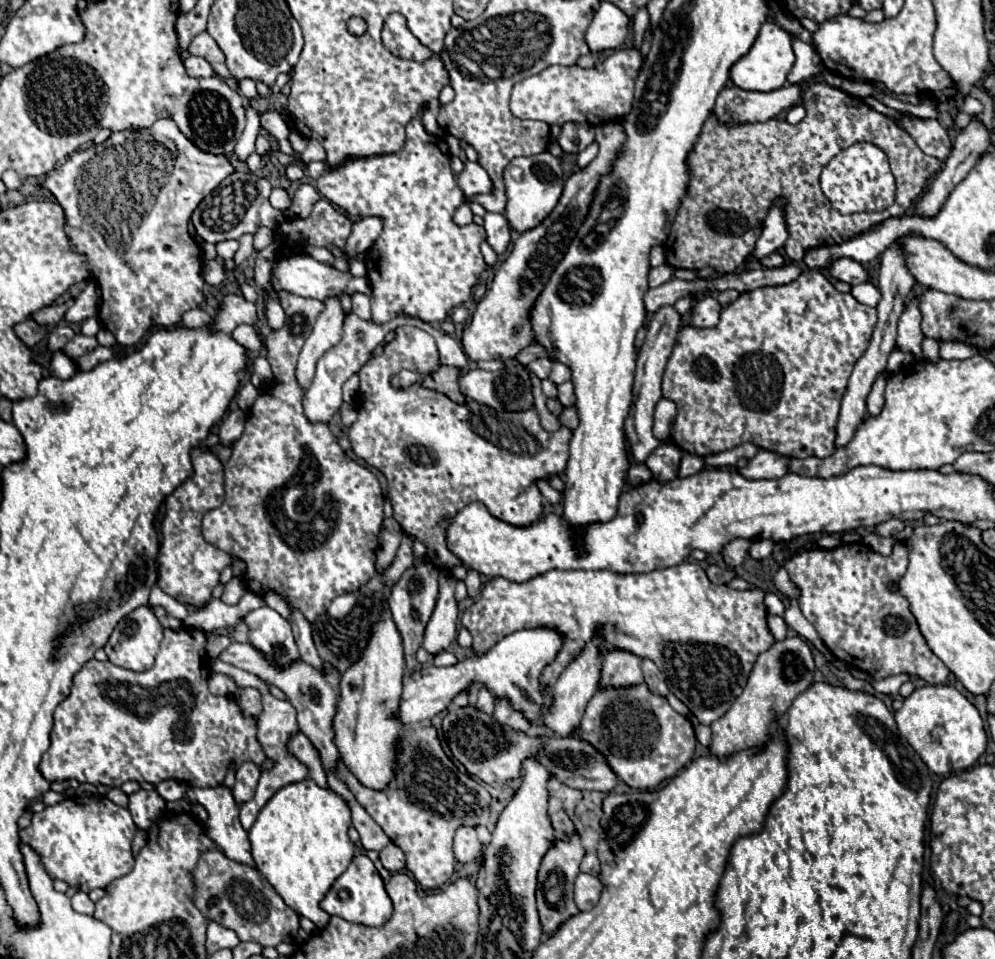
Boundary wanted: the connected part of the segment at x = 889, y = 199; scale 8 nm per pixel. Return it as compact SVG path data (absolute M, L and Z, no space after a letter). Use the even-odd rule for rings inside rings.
M856 143L846 151L840 151L822 171L820 187L832 207L840 213L858 213L858 211L882 211L894 203L896 183L890 171L886 153L872 143Z

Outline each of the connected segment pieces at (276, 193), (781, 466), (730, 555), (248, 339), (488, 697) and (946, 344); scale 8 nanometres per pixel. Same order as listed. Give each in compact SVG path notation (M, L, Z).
M276 187L276 189L272 189L270 203L272 203L272 207L274 207L274 209L284 211L284 209L288 209L288 207L290 207L290 203L292 203L292 201L290 201L290 195L288 195L288 191L286 191L286 189Z
M760 449L746 467L740 467L736 471L740 471L740 475L744 475L746 479L780 479L788 473L788 457Z
M734 539L734 541L730 541L730 543L724 547L724 551L722 551L722 557L724 557L726 565L728 565L728 567L740 567L742 561L744 561L744 555L746 555L746 551L748 551L748 547L750 547L750 541L744 541L744 539Z
M240 325L240 327L234 331L234 339L236 339L240 345L244 345L248 351L252 351L252 353L260 353L260 349L262 349L262 341L260 341L256 329L250 327L250 325Z
M480 687L476 707L482 709L482 711L486 711L486 713L492 713L494 711L494 697L492 697L492 693L486 687Z
M942 341L940 343L940 357L942 359L968 359L976 353L978 351L974 347L970 347L968 343L960 343L960 341Z

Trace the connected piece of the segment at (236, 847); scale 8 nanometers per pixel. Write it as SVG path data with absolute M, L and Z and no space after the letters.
M216 785L216 787L206 787L206 789L200 789L200 787L190 787L188 793L186 793L186 799L188 801L194 801L194 803L200 803L210 819L206 823L206 835L234 861L238 863L246 863L250 867L254 867L254 859L252 859L252 853L250 853L250 841L248 841L248 833L246 829L240 825L238 821L238 805L232 797L232 791L226 787L226 785Z

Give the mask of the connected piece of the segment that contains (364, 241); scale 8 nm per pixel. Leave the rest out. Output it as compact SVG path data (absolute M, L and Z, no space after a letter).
M376 215L368 217L368 219L360 219L352 227L352 235L348 237L344 253L346 255L356 255L356 253L368 251L370 245L380 235L380 231L382 231L382 223L380 223L380 219L376 219Z

